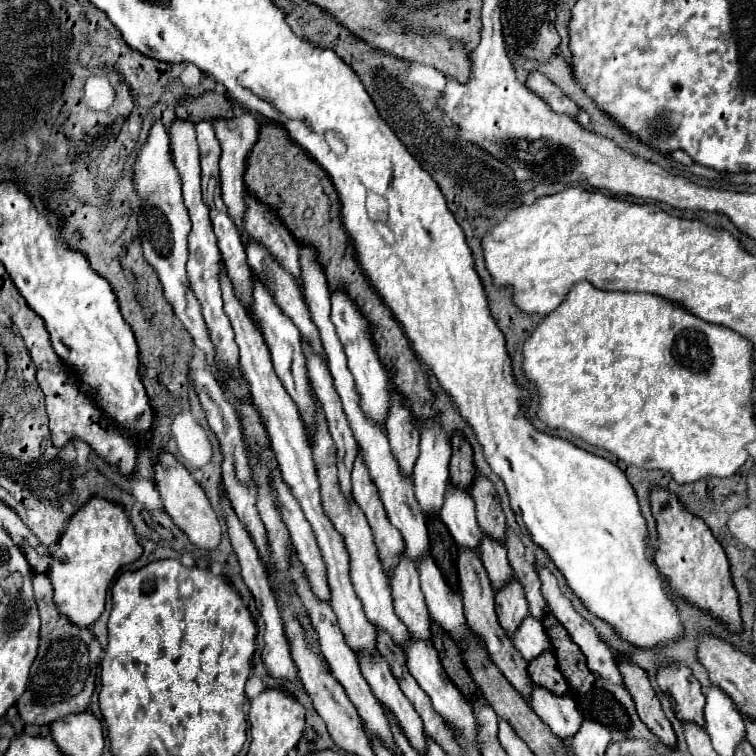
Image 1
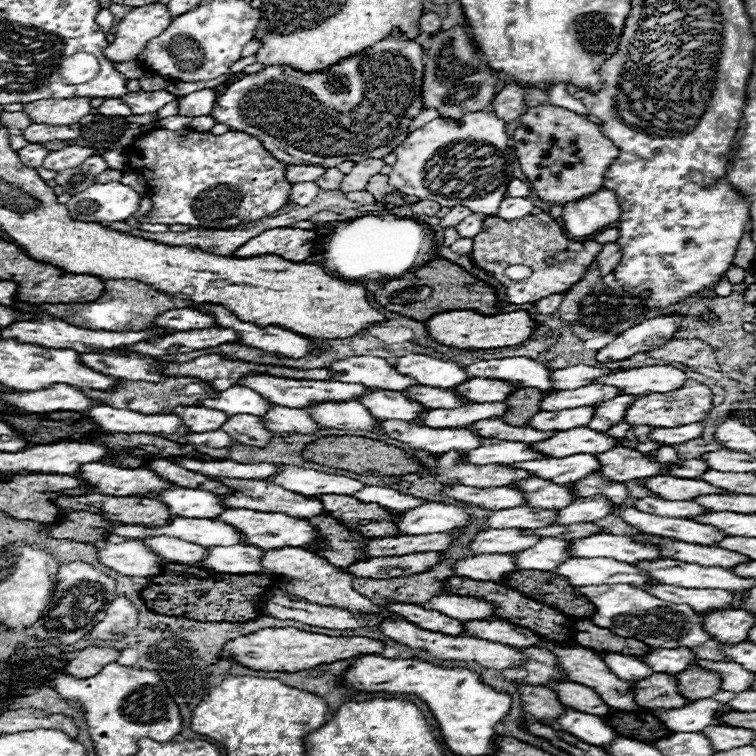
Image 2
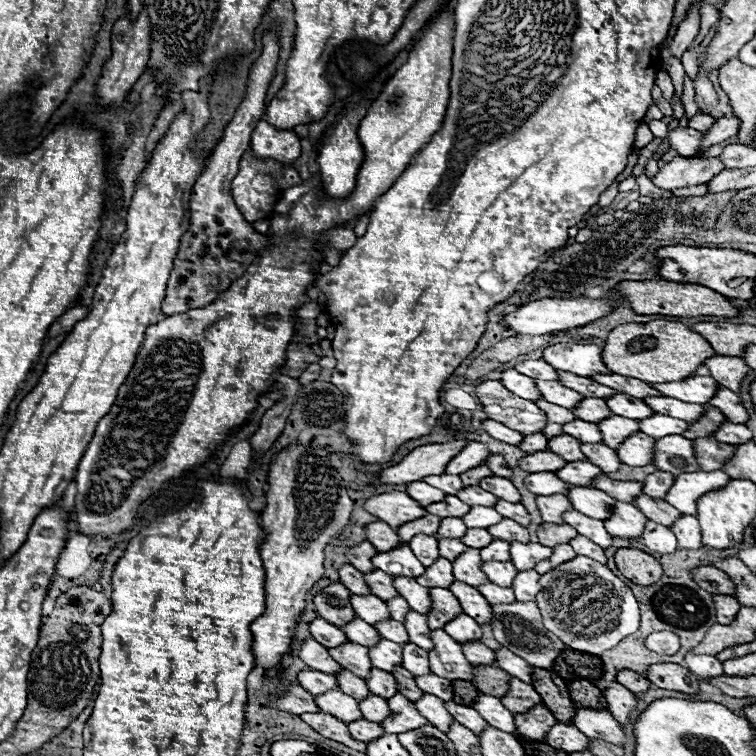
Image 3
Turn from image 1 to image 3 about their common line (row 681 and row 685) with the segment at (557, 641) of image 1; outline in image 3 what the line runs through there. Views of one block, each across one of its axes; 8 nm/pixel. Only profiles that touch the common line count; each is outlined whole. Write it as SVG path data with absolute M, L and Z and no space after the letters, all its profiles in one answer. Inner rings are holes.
M572 680L572 682L568 682L568 690L570 690L570 698L576 702L576 706L594 708L594 710L606 708L602 692L590 680Z

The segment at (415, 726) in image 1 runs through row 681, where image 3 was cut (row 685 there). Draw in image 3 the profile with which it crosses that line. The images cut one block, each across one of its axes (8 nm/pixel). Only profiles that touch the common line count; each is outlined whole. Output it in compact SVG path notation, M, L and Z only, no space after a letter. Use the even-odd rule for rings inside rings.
M372 668L370 678L366 678L366 686L372 694L378 694L382 698L390 698L392 694L396 694L396 682L392 680L392 674L378 668Z

